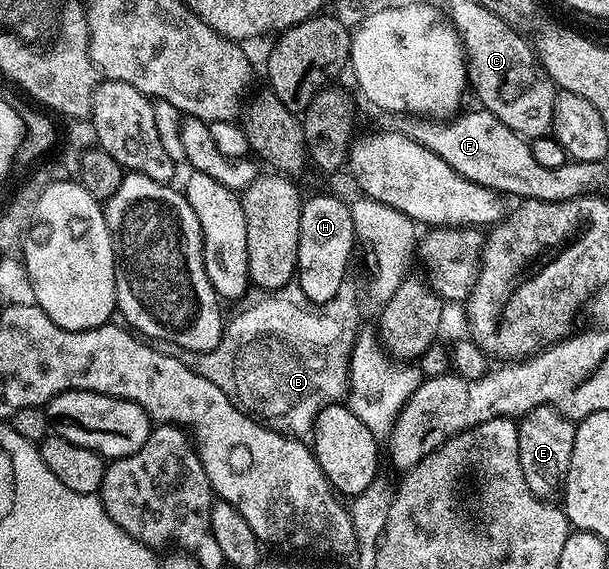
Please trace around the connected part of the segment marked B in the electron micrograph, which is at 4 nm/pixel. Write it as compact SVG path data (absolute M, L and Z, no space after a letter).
M274 299L266 302L266 306L254 306L254 310L250 310L250 314L243 314L239 309L233 315L233 318L231 322L229 319L225 323L222 339L220 344L216 344L216 348L201 352L197 350L182 350L180 344L172 344L171 342L161 343L160 348L164 353L171 354L174 358L179 358L185 366L195 370L200 376L212 380L212 384L216 384L216 388L220 388L220 392L224 392L224 396L228 396L228 400L232 400L232 404L236 408L240 408L245 414L261 420L270 429L275 430L276 433L284 434L288 438L309 439L313 435L314 421L318 419L318 413L325 406L341 403L346 397L346 387L350 385L350 357L346 355L346 350L352 352L354 347L354 343L350 341L350 330L346 330L346 334L342 334L342 326L338 326L338 322L326 322L326 318L314 318L314 314L306 314L306 310L298 310L298 306L290 306L290 302Z

